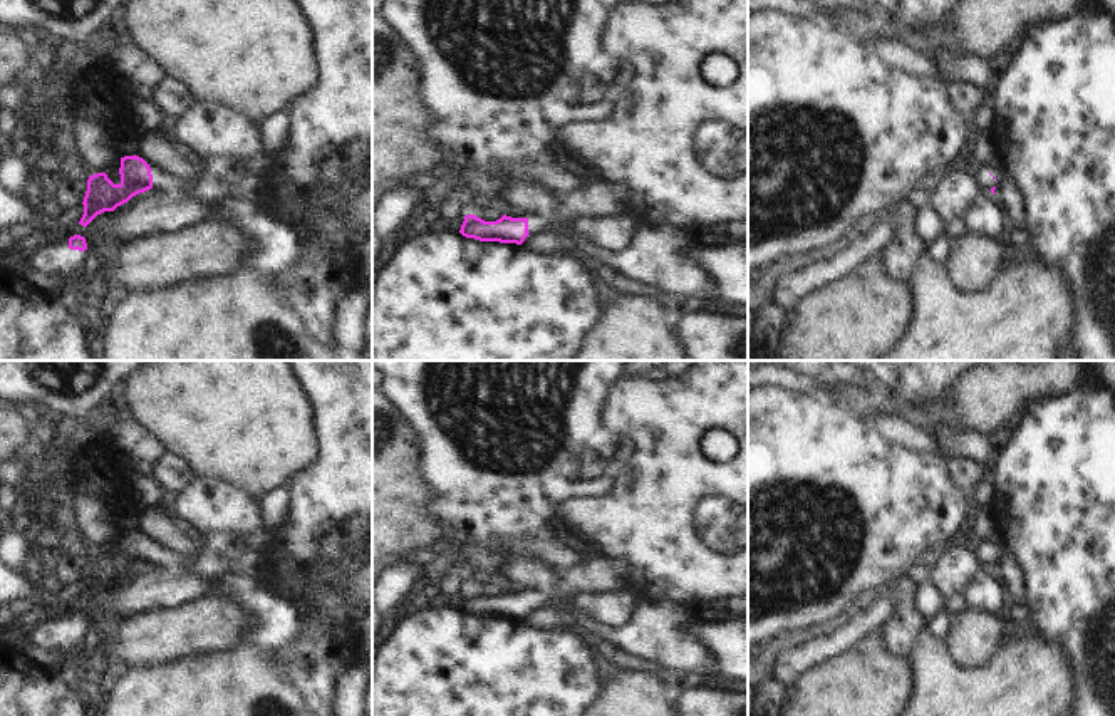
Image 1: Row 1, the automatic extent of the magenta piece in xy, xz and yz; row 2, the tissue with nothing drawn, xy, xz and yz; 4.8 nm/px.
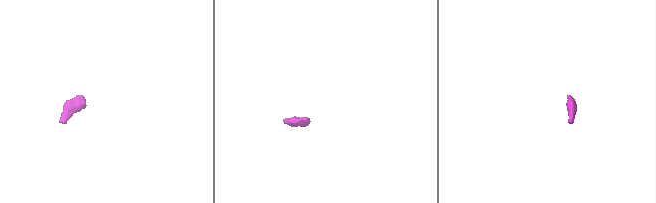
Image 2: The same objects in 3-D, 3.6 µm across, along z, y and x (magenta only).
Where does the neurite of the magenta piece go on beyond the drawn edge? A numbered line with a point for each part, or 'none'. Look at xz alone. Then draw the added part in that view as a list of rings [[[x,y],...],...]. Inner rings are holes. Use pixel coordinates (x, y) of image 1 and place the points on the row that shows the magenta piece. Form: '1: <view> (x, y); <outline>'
1: xz (534, 223); [[[543,215],[540,218],[532,216],[532,218],[528,218],[528,231],[540,231],[540,230],[547,228],[548,223],[550,223],[550,220],[547,215]]]

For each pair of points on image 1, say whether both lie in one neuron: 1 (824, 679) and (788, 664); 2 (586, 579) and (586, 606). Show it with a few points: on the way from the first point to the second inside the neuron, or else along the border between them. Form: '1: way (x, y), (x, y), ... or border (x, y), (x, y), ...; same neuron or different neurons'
1: border (842, 653), (814, 664), (788, 691); different neurons
2: border (622, 589), (579, 591), (570, 599); different neurons

